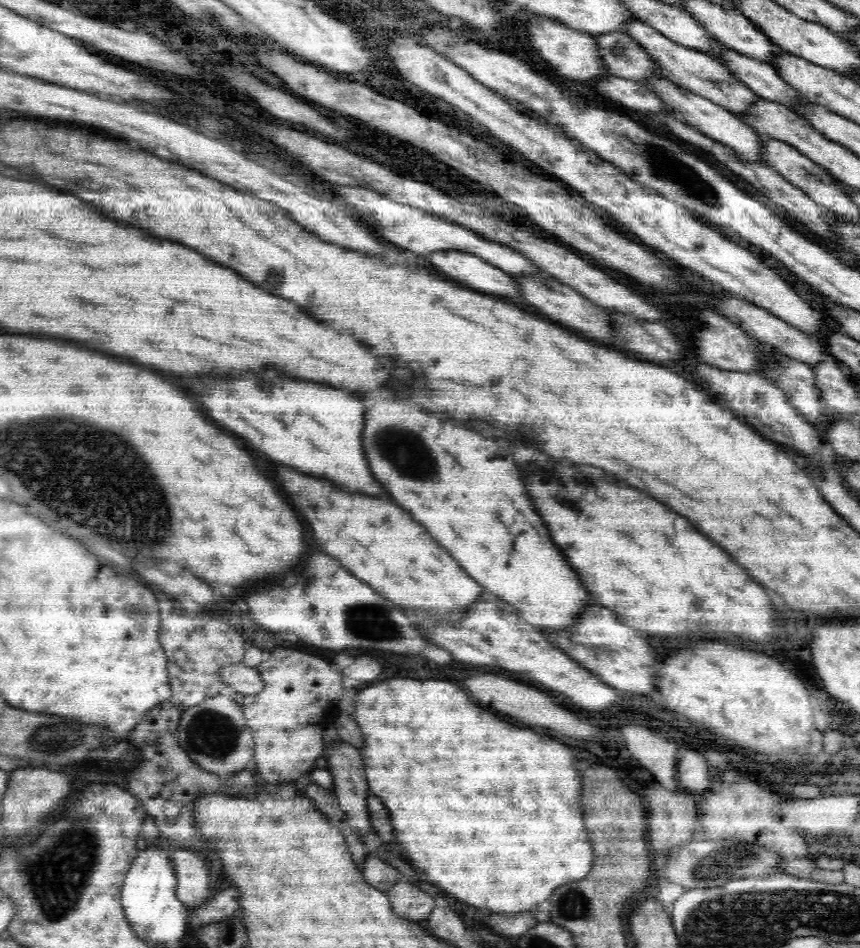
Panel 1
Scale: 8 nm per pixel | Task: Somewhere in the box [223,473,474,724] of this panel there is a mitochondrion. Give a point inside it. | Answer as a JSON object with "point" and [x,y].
{"point":[380,620]}

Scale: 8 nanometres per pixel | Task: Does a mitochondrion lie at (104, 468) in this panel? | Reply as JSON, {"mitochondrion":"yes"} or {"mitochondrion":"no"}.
{"mitochondrion":"yes"}

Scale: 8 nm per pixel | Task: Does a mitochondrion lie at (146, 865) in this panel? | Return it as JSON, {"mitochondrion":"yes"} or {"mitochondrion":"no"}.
{"mitochondrion":"no"}

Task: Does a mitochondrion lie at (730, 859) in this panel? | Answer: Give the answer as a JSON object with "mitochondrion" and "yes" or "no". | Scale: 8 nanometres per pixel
{"mitochondrion":"yes"}

